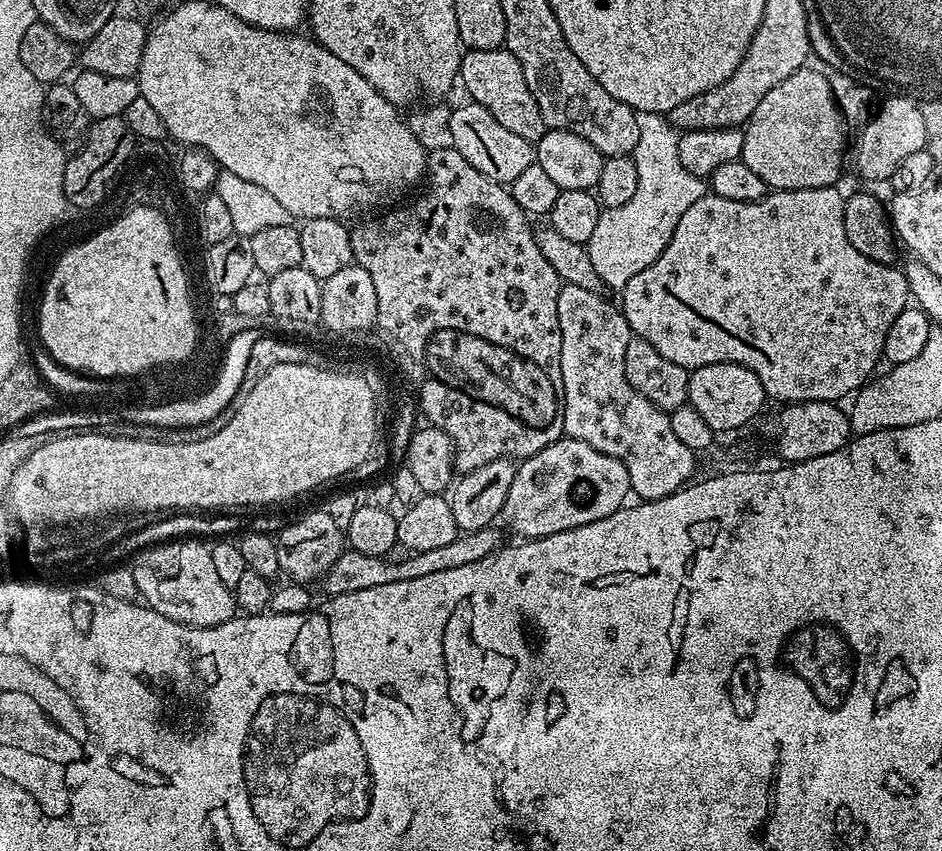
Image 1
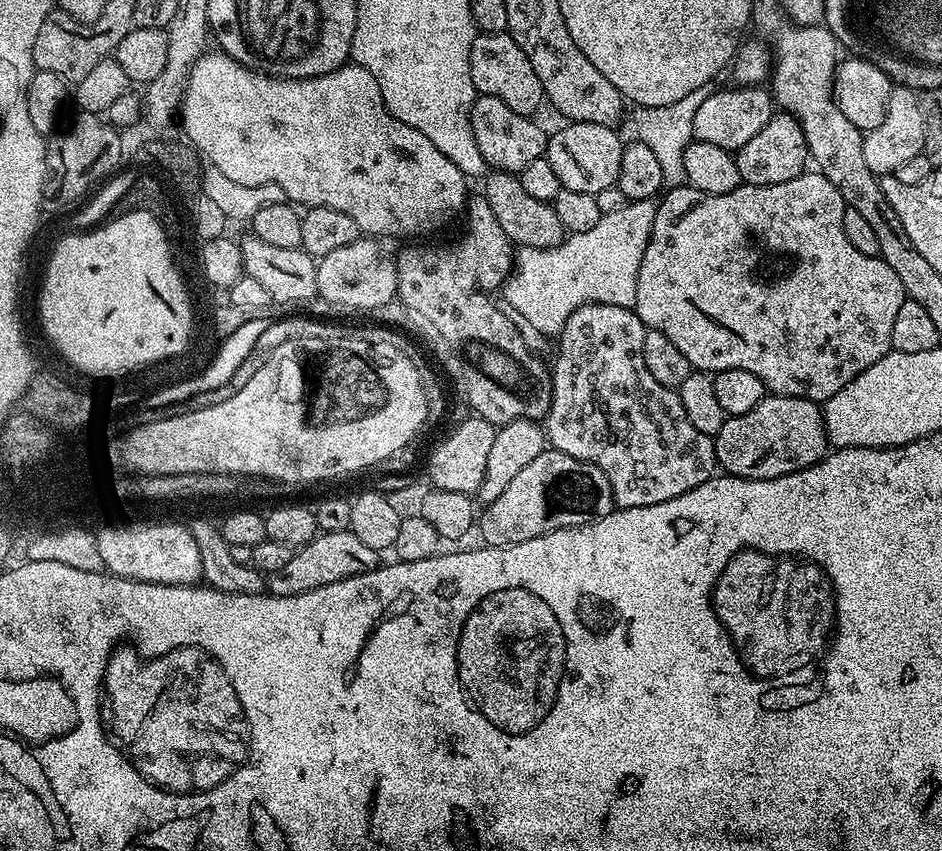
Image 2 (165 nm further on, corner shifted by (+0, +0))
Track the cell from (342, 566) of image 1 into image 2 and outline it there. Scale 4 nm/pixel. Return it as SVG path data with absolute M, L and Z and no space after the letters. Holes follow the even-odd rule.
M352 531L320 532L311 541L299 545L293 551L290 562L279 570L267 573L266 588L274 596L293 596L318 586L330 586L330 582L342 582L342 578L354 578L354 574L366 574L381 563L381 553L366 546Z

